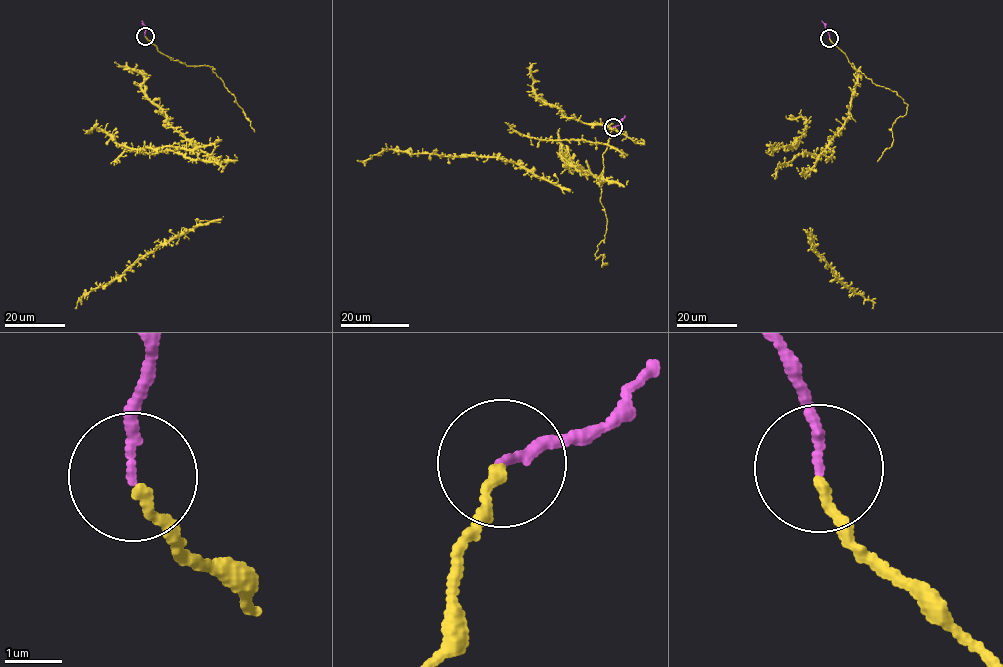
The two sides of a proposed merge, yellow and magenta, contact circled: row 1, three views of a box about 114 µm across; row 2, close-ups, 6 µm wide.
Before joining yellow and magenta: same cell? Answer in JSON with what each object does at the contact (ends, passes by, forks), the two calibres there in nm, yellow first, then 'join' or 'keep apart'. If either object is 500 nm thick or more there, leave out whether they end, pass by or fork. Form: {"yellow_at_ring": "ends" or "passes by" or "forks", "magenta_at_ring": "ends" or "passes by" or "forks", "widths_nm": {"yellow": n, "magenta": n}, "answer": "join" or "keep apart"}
{"yellow_at_ring": "ends", "magenta_at_ring": "ends", "widths_nm": {"yellow": 170, "magenta": 150}, "answer": "join"}

